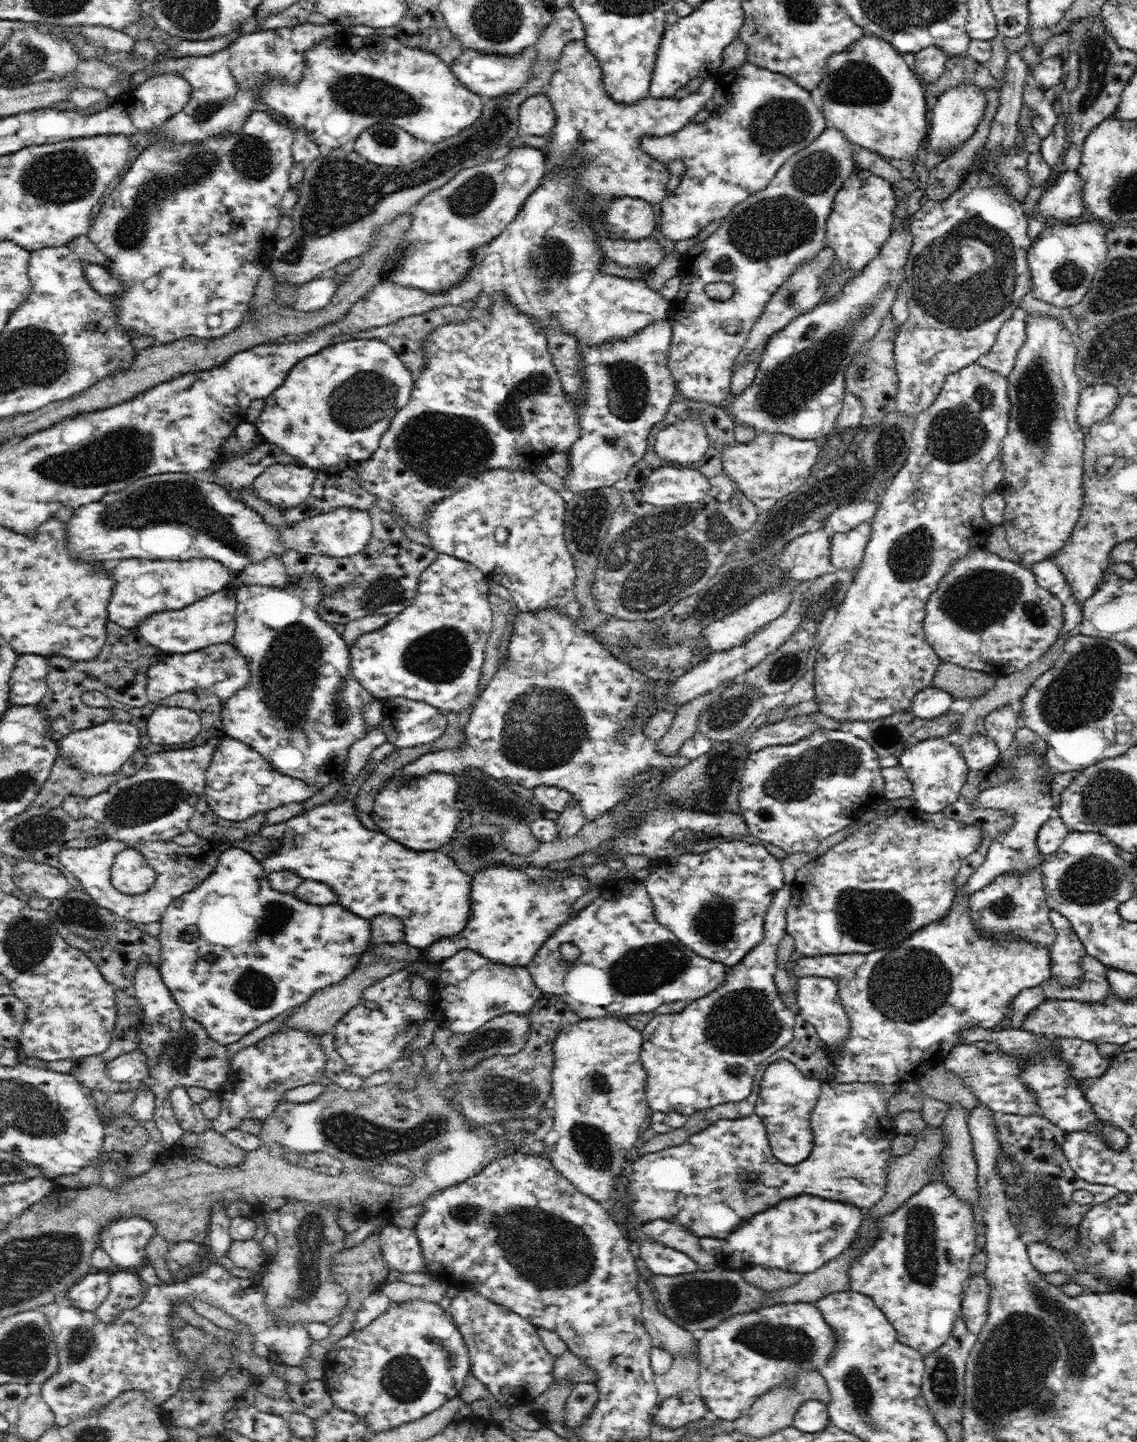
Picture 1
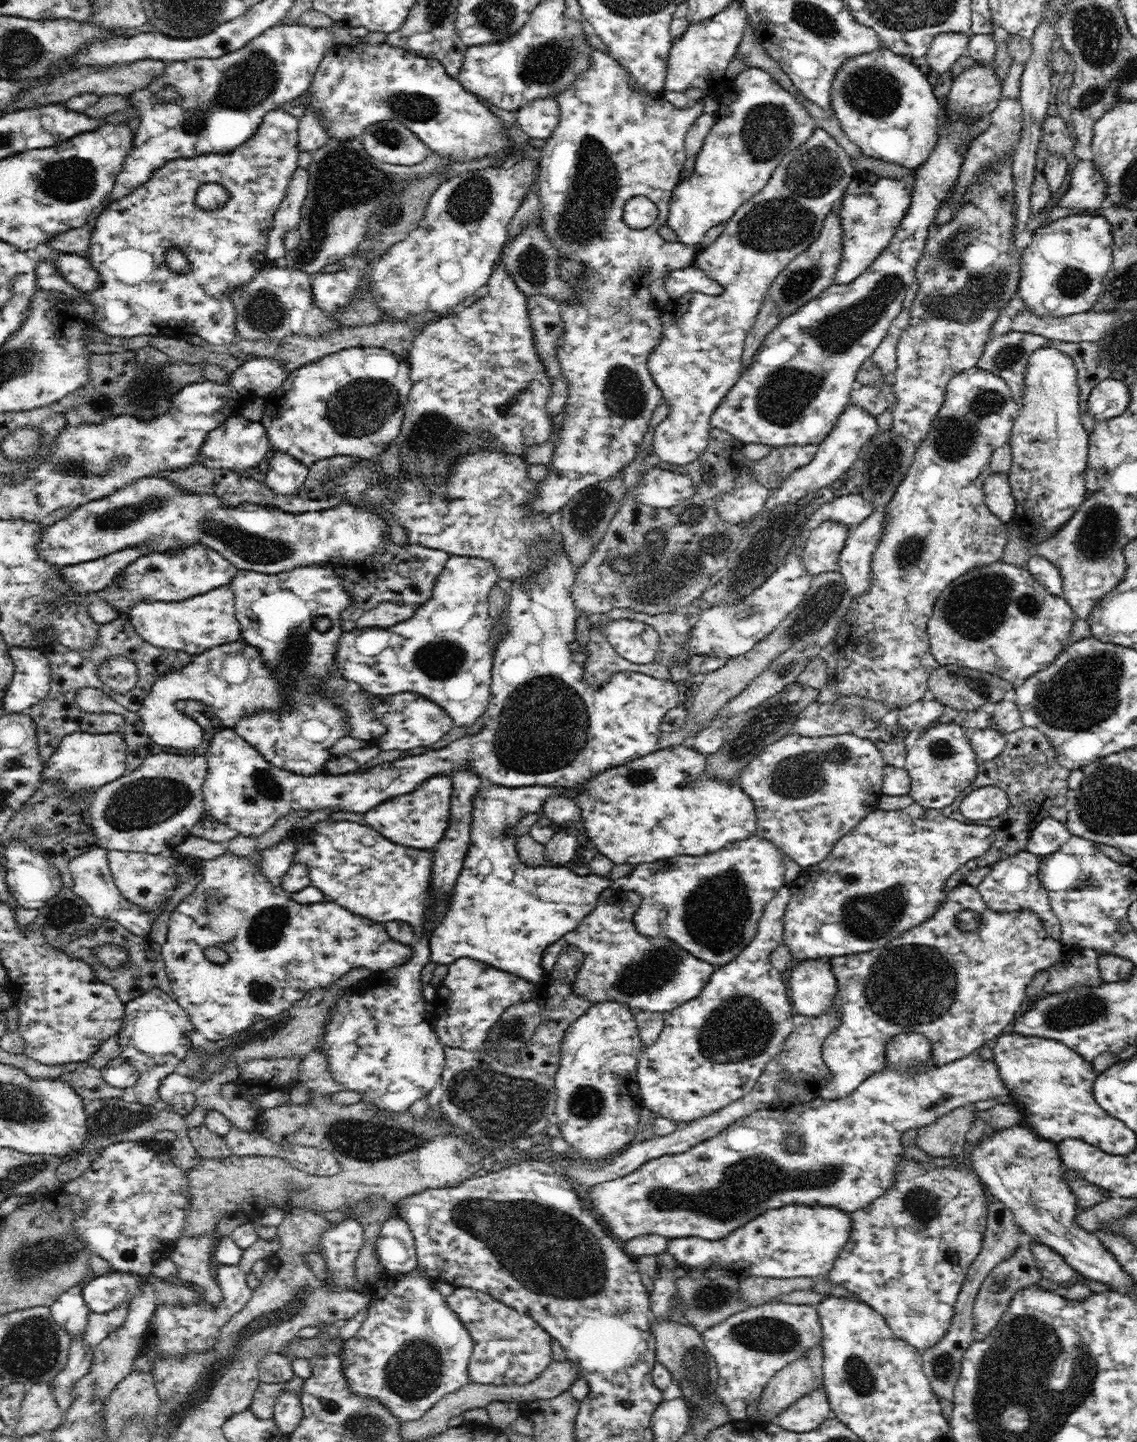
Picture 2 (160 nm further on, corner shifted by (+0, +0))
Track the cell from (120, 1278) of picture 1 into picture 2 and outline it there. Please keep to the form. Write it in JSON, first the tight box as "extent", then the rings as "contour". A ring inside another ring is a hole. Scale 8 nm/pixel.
{"extent":[84,1304,129,1347],"contour":[[[129,1304],[114,1308],[110,1312],[89,1312],[84,1342],[97,1347],[113,1330],[126,1320]]]}

